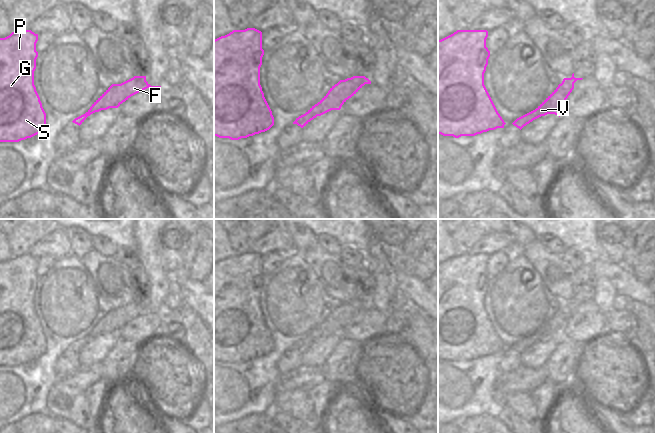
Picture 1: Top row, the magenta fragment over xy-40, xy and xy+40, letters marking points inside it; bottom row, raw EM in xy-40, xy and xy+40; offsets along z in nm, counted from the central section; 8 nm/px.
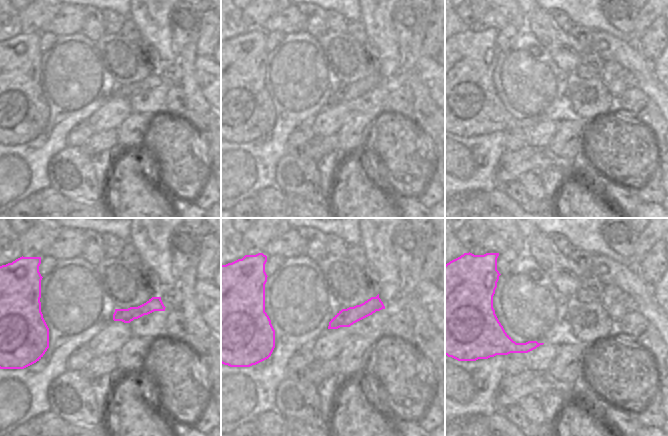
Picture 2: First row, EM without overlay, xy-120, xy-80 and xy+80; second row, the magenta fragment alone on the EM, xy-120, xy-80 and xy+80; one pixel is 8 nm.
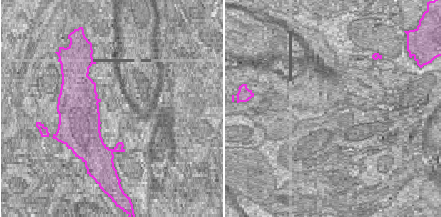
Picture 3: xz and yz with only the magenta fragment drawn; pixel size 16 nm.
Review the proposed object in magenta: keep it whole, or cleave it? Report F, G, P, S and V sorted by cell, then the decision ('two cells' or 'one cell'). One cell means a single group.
F G P S V; one cell

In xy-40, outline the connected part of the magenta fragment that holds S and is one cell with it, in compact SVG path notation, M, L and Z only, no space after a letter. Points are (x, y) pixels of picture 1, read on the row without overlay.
M31 254L12 256L0 262L0 366L19 366L46 351L46 337L34 309L38 258Z

